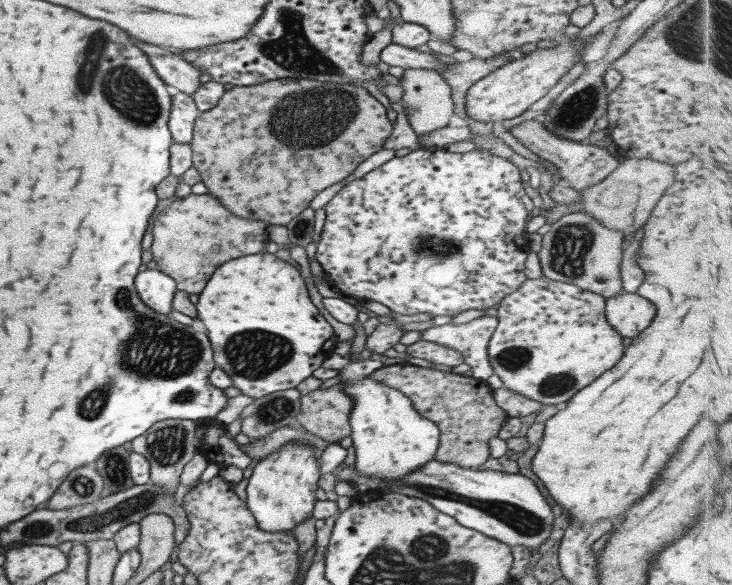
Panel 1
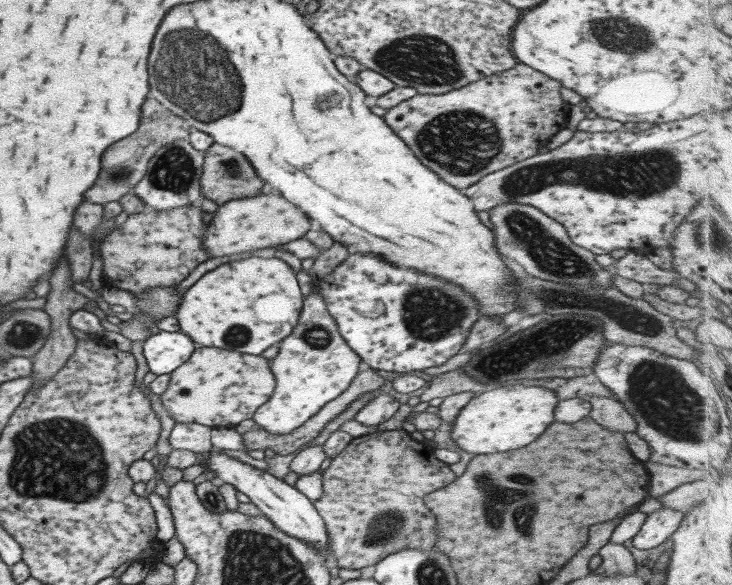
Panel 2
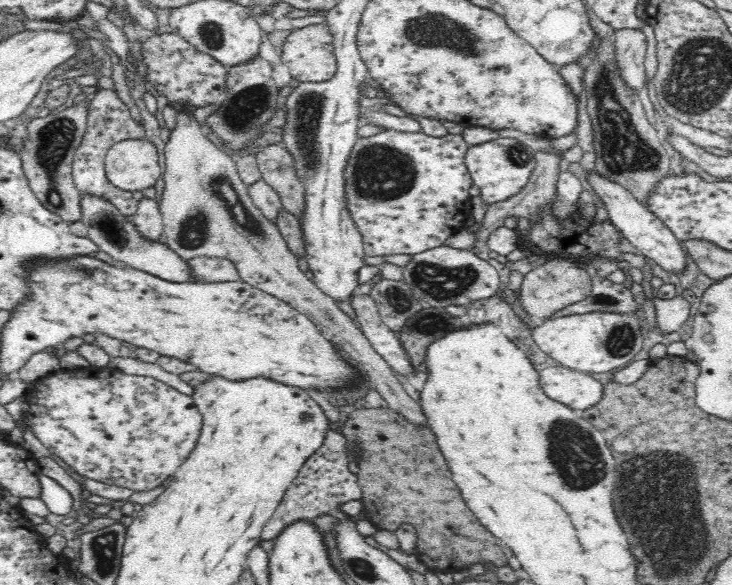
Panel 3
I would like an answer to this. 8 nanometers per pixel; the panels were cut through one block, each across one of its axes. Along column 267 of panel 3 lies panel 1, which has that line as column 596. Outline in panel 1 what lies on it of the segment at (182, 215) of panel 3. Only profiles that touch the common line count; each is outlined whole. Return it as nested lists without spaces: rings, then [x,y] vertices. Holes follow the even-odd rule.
[[[574,212],[555,220],[549,230],[541,235],[541,250],[536,255],[543,277],[571,283],[603,298],[621,292],[619,264],[624,246],[623,233],[603,227],[593,215]]]

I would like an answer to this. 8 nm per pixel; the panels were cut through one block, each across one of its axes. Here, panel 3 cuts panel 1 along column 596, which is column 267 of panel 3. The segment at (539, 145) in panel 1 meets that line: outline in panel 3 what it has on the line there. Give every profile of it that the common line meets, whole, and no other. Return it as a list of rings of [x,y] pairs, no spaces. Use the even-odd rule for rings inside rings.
[[[272,144],[255,154],[261,179],[280,195],[283,208],[303,221],[305,186],[296,174],[295,160],[282,144]]]

